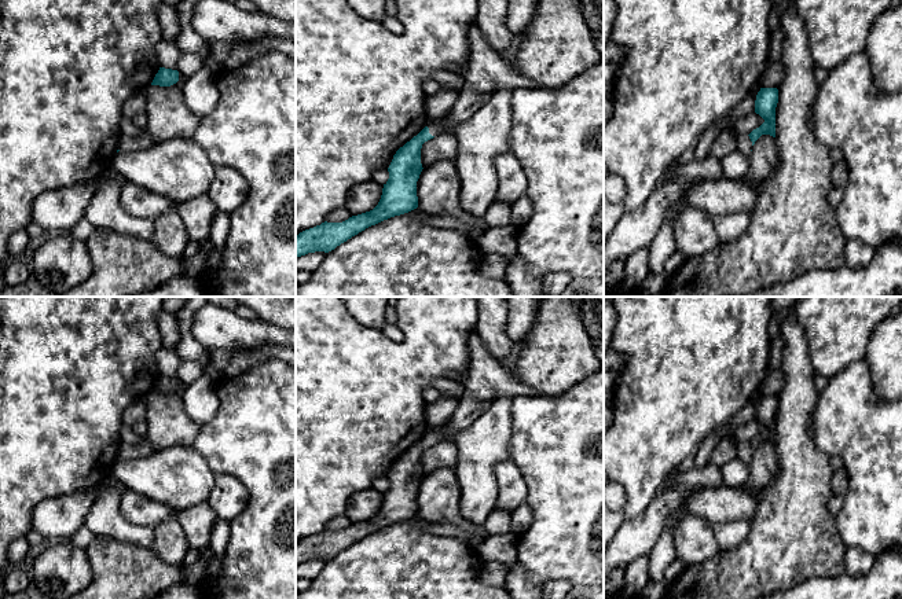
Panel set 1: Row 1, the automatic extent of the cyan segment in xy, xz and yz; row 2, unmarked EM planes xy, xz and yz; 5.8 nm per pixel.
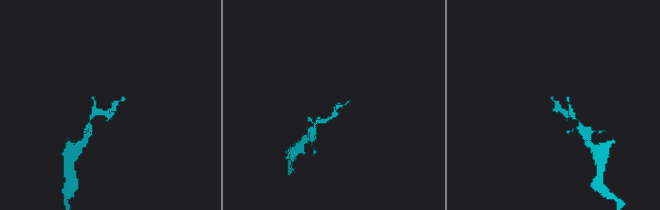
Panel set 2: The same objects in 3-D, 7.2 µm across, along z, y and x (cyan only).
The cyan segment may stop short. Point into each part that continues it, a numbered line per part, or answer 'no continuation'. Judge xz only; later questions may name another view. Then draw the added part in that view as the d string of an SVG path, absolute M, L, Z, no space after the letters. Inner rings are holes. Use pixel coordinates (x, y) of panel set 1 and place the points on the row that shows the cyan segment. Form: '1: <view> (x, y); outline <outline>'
1: xz (486, 73); outline M473 22L469 40L469 60L462 77L463 87L452 110L443 125L430 125L429 133L443 133L444 126L454 126L469 120L477 110L488 103L498 91L529 88L525 77L518 76L491 47L487 37Z

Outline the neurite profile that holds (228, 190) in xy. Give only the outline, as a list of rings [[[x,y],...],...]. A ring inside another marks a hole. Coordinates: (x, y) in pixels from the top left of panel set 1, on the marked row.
[[[216,166],[214,179],[206,194],[220,212],[230,214],[246,199],[248,192],[248,181],[238,170]]]

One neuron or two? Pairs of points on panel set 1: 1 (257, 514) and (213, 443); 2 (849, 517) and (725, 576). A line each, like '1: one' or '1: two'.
1: one
2: two

